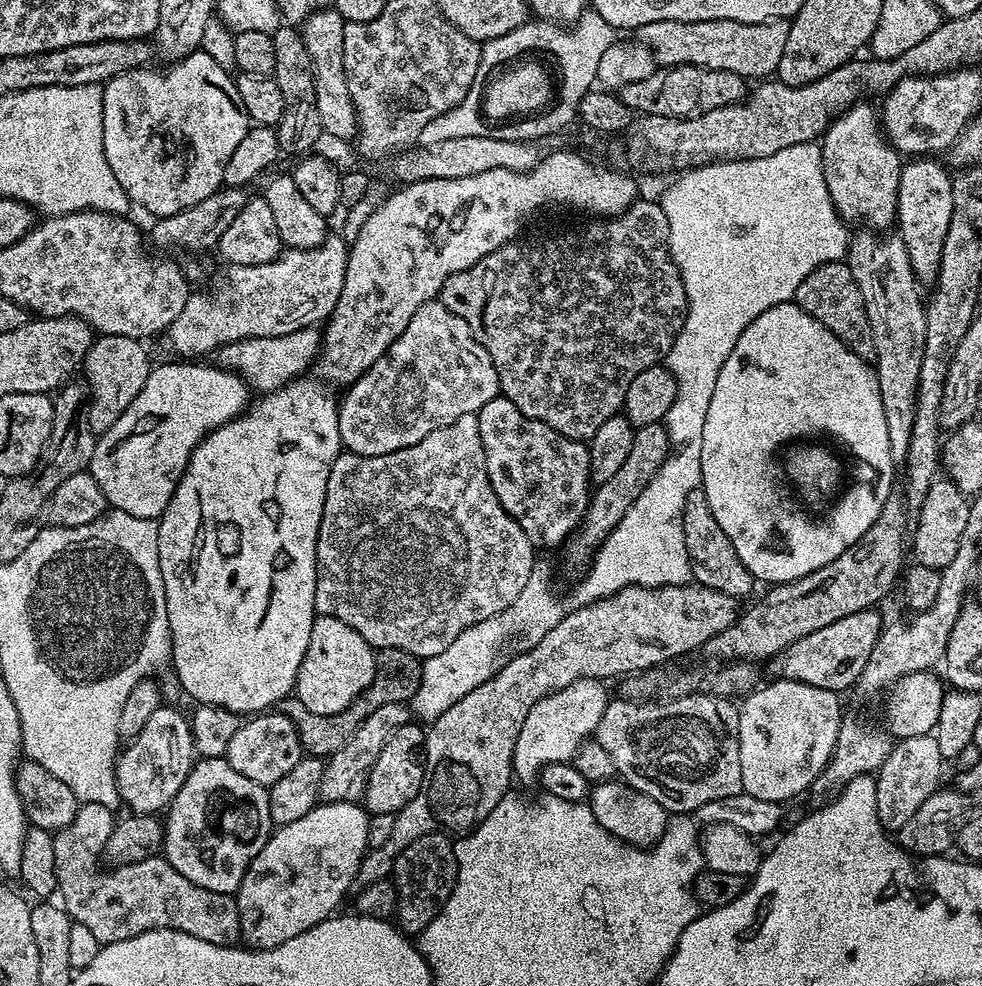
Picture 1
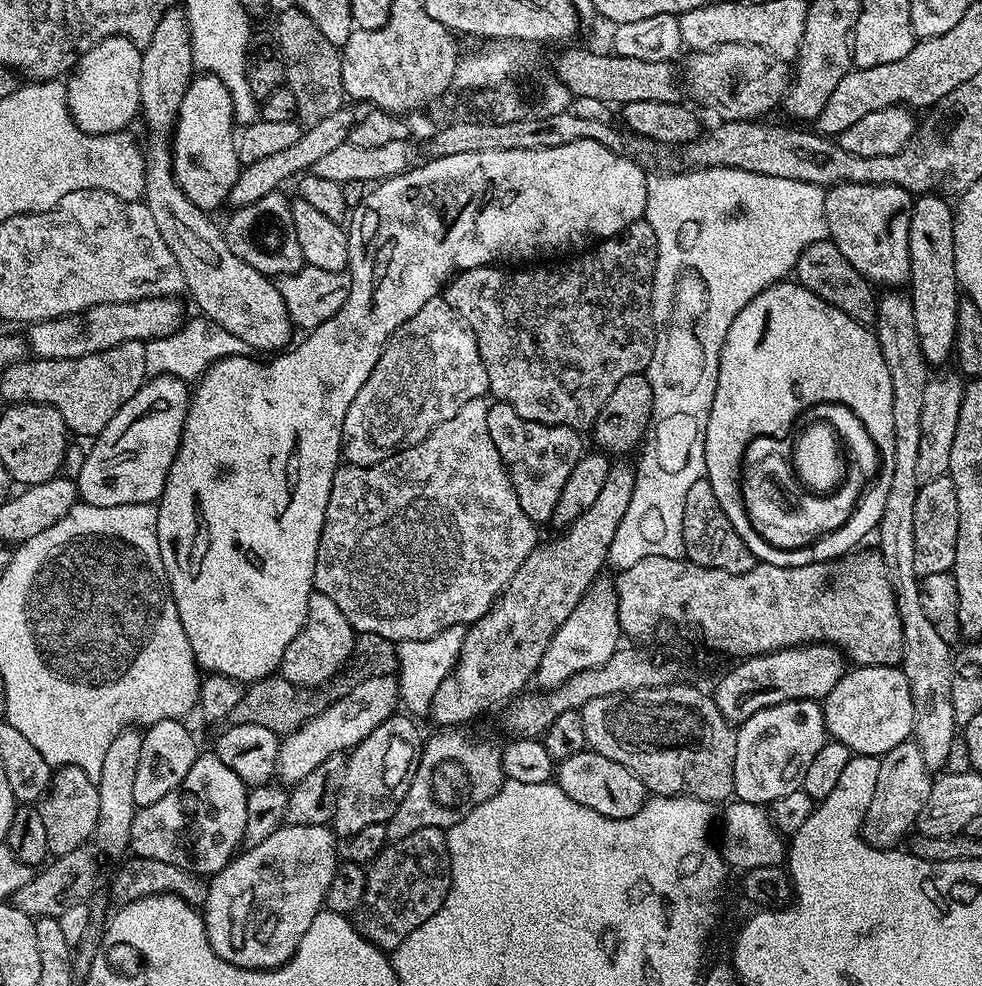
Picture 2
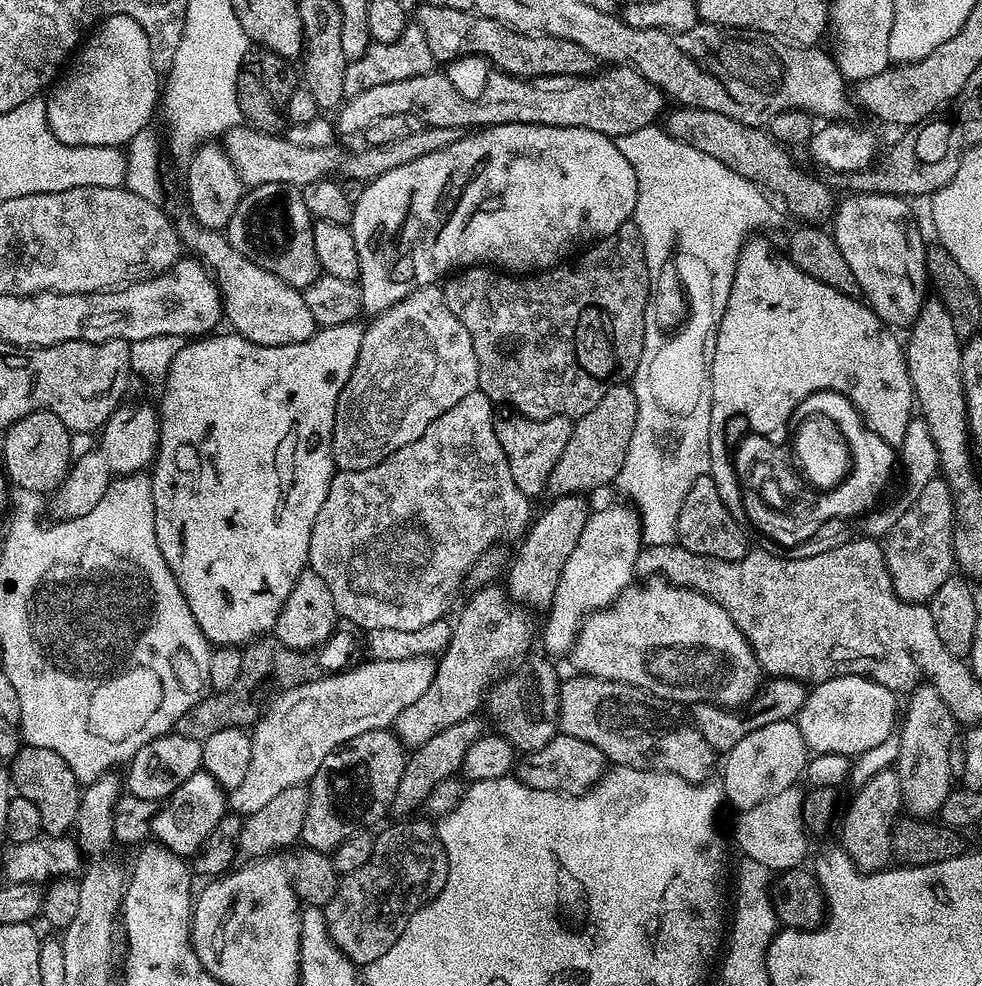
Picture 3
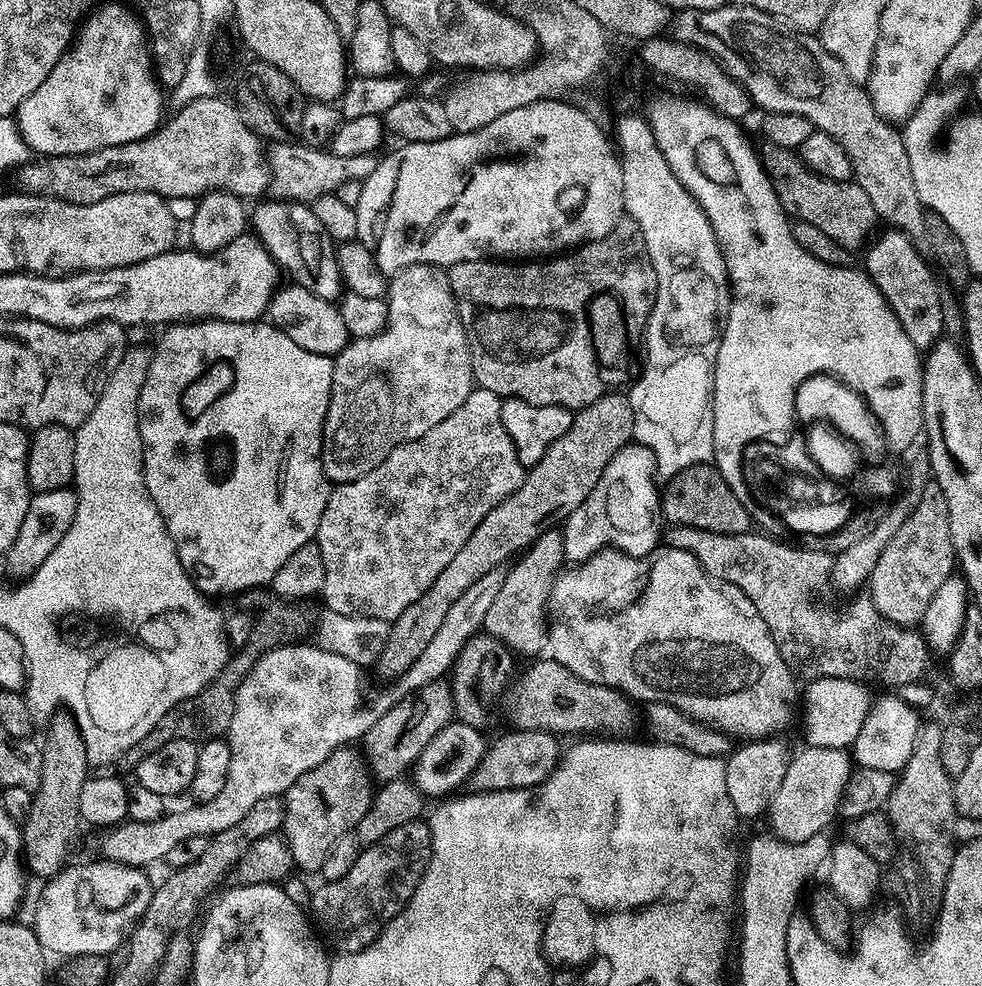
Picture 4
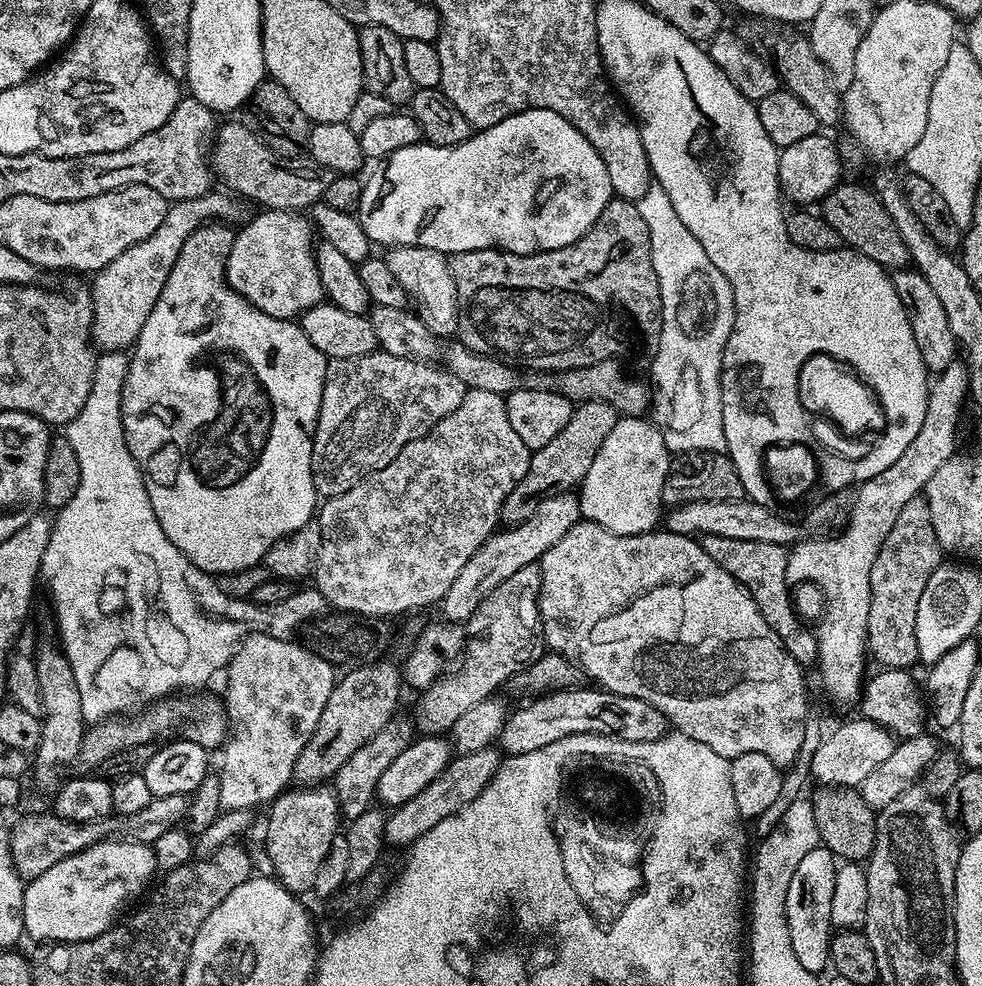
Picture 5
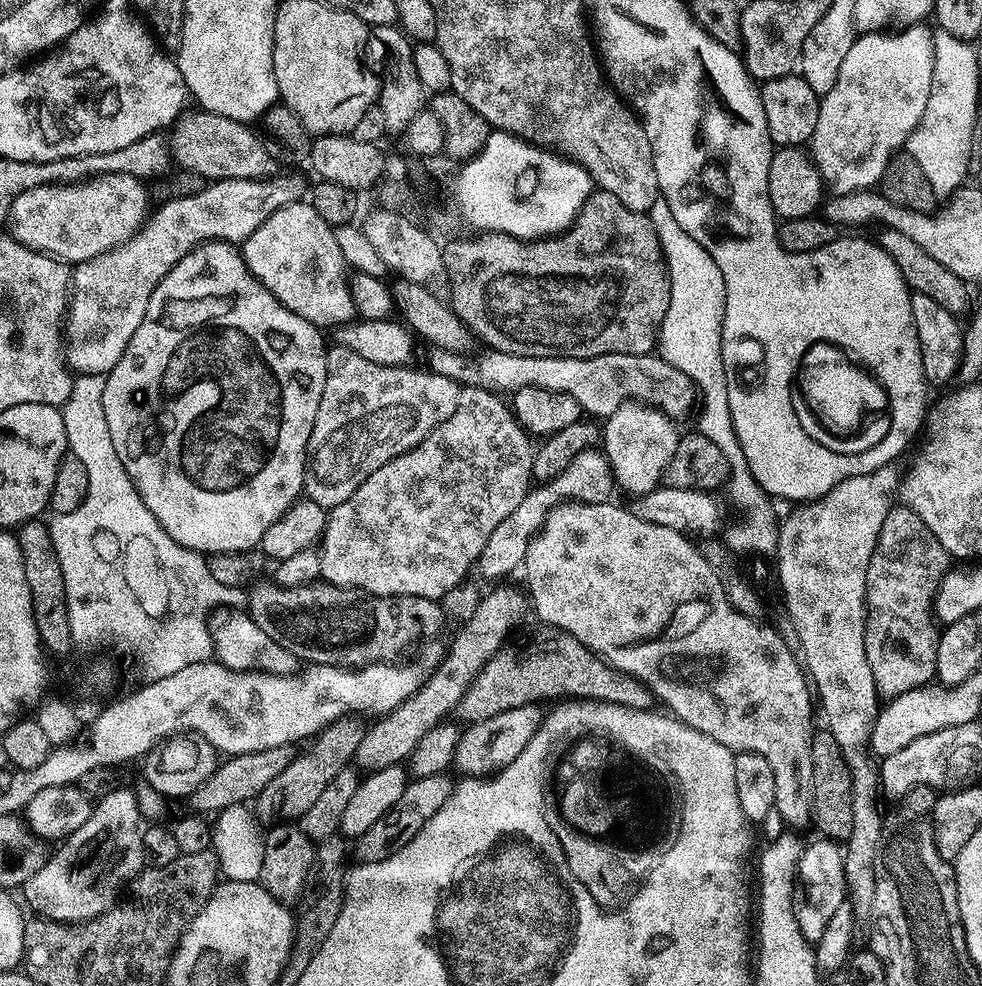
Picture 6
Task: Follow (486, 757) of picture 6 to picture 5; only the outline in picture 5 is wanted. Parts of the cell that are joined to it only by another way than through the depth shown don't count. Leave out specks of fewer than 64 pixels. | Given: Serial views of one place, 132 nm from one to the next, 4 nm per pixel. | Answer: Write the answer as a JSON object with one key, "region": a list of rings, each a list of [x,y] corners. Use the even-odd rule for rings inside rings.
{"region":[[[599,686],[584,688],[561,688],[537,695],[525,708],[511,713],[504,729],[500,731],[499,747],[509,757],[530,756],[534,750],[542,750],[542,746],[550,746],[550,742],[558,742],[558,738],[570,738],[574,734],[594,734],[610,736],[626,742],[654,742],[667,736],[670,731],[668,719],[650,702],[642,702],[642,698],[634,698],[626,694],[605,692]]]}

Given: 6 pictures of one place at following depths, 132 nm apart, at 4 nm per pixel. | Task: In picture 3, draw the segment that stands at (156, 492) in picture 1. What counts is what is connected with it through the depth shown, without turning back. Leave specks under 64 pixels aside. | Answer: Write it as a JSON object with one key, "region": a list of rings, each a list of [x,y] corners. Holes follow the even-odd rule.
{"region":[[[128,404],[116,409],[104,423],[99,433],[100,445],[85,456],[77,455],[68,477],[54,493],[57,517],[73,520],[82,514],[90,514],[112,485],[114,478],[143,473],[156,459],[156,445],[160,443],[160,418],[155,407],[148,404]]]}

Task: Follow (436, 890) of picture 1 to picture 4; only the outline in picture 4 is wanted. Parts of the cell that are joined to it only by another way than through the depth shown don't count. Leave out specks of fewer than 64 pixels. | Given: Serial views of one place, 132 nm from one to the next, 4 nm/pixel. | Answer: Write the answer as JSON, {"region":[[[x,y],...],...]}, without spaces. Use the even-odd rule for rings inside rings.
{"region":[[[415,819],[410,823],[402,824],[394,830],[390,830],[386,836],[382,836],[376,843],[363,847],[359,858],[350,868],[349,873],[343,878],[325,881],[310,898],[310,910],[312,908],[316,920],[320,926],[319,933],[327,940],[327,943],[336,948],[339,953],[358,953],[370,945],[380,936],[381,930],[393,920],[408,905],[417,889],[418,882],[424,877],[428,868],[429,858],[432,856],[432,835],[429,832],[427,821]]]}

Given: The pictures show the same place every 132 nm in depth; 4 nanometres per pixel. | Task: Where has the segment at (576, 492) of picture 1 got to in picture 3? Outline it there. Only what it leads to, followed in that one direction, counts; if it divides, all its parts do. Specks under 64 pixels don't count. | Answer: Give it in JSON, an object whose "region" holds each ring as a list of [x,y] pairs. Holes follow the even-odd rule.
{"region":[[[504,410],[497,415],[498,442],[502,442],[502,450],[510,462],[510,474],[514,474],[514,483],[524,496],[535,498],[545,495],[550,474],[554,466],[558,466],[558,458],[562,458],[566,442],[570,442],[572,425],[573,421],[567,416],[531,420],[529,416],[515,410]]]}

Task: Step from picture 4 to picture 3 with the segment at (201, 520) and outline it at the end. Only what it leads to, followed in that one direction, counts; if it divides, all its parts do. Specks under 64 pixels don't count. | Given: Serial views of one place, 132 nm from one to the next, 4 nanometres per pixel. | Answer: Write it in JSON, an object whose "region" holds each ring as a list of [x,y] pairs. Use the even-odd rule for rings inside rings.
{"region":[[[353,322],[321,327],[306,342],[286,346],[262,346],[235,334],[209,334],[185,343],[170,363],[168,375],[162,381],[164,393],[158,403],[160,443],[156,445],[156,459],[150,468],[152,501],[156,507],[156,537],[162,558],[166,558],[166,566],[170,566],[190,606],[190,614],[194,614],[196,625],[208,639],[209,645],[244,646],[271,633],[286,598],[290,598],[290,590],[294,590],[294,582],[298,582],[300,575],[308,568],[310,530],[314,530],[314,518],[318,518],[318,510],[322,510],[322,502],[326,502],[334,475],[332,439],[338,394],[342,394],[342,386],[346,386],[350,378],[354,362],[358,362],[358,352],[364,338],[364,328],[358,325]]]}

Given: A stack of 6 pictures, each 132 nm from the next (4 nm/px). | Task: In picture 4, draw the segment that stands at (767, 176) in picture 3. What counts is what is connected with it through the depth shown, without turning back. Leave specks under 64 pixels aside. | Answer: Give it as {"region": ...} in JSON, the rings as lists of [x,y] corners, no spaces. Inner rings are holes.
{"region":[[[768,144],[765,149],[762,152],[763,171],[772,184],[778,202],[793,221],[822,230],[822,234],[834,238],[838,246],[849,250],[863,249],[869,243],[870,237],[877,231],[878,217],[862,186],[851,179],[831,180],[814,174],[793,149],[779,148],[773,144]]]}

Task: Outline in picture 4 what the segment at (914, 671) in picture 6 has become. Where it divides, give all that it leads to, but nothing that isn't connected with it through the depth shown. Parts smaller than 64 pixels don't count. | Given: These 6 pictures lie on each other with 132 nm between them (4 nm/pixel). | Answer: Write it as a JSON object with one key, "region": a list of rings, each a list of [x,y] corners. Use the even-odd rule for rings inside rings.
{"region":[[[928,482],[906,522],[898,526],[894,538],[890,538],[886,550],[882,550],[866,581],[866,588],[878,614],[901,626],[916,626],[921,623],[934,592],[953,575],[956,567],[954,546],[950,542],[950,514],[946,510],[946,494],[942,494],[942,486]]]}

